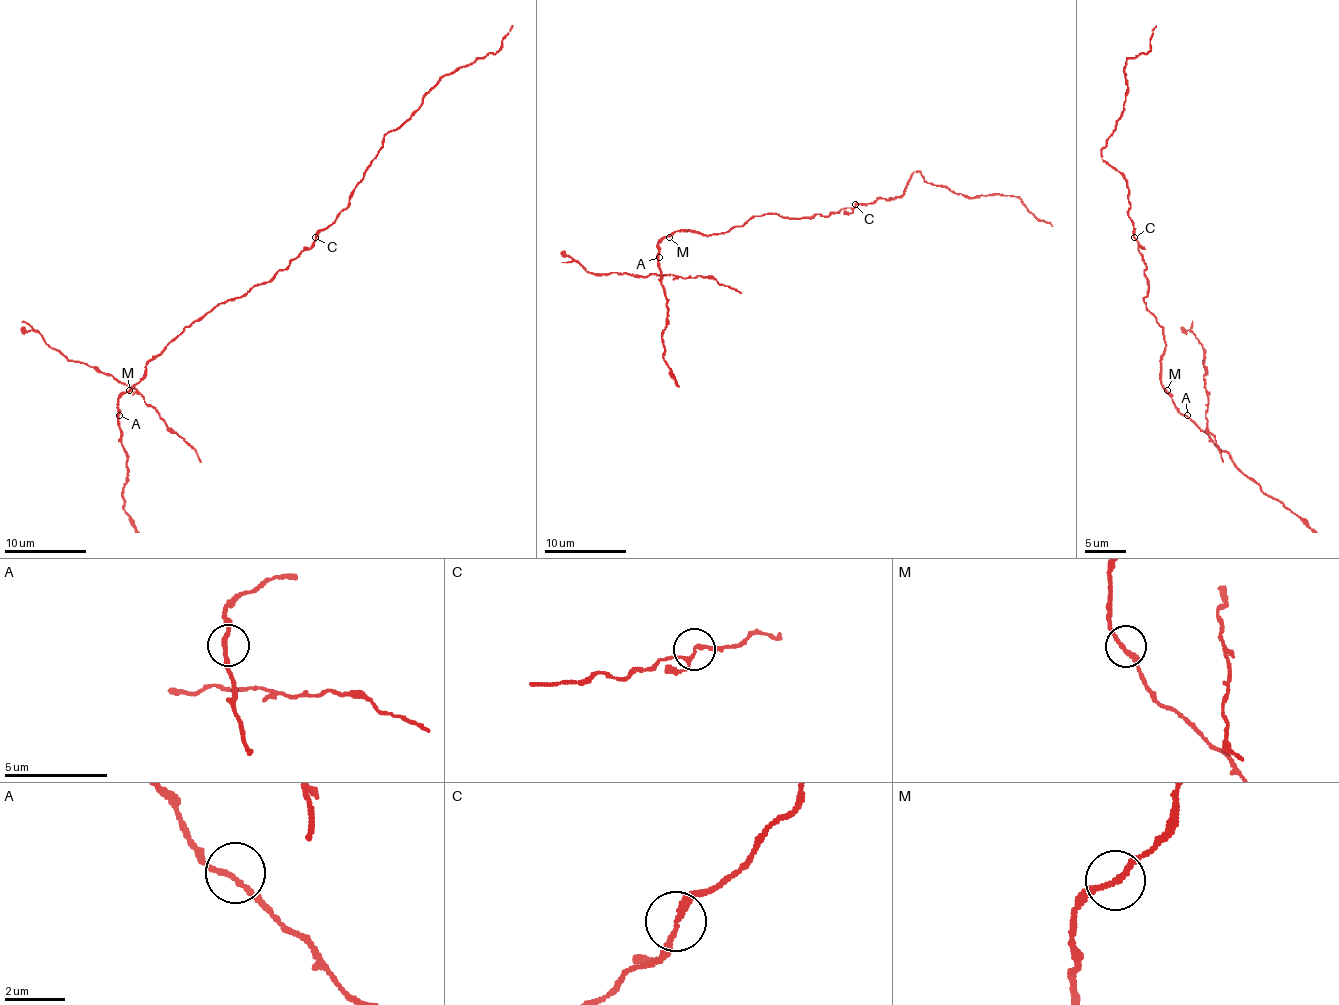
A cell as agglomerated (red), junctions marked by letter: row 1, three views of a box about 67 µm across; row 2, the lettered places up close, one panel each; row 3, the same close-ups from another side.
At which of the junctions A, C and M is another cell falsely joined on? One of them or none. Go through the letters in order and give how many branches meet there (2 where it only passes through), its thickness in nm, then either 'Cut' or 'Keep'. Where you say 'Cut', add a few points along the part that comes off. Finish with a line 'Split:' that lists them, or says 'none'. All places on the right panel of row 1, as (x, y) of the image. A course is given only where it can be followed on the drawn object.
A: Branches: 2. Thickness 170 nm. Keep
C: Branches: 2. Thickness 180 nm. Keep
M: Branches: 2. Thickness 170 nm. Keep
Split: none

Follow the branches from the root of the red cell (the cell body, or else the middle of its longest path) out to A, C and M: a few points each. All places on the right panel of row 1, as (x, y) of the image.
A: (1148, 281), (1144, 302), (1163, 328), (1165, 341), (1161, 384), (1173, 398), (1173, 405), (1187, 415)
C: (1148, 281), (1144, 273), (1146, 265), (1134, 238)
M: (1148, 281), (1144, 302), (1163, 328), (1165, 351), (1161, 361), (1161, 384), (1167, 390)

